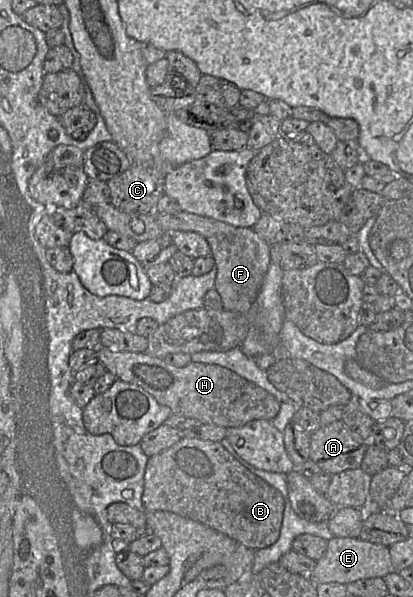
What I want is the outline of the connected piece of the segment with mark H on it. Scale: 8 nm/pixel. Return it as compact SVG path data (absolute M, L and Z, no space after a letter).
M104 346L96 349L97 359L106 371L116 379L138 385L149 393L161 405L171 409L172 414L196 419L201 424L212 424L223 428L236 428L254 420L273 421L280 410L280 403L270 393L235 372L215 364L190 362L184 367L175 367L162 358L151 356L147 352L121 352Z

